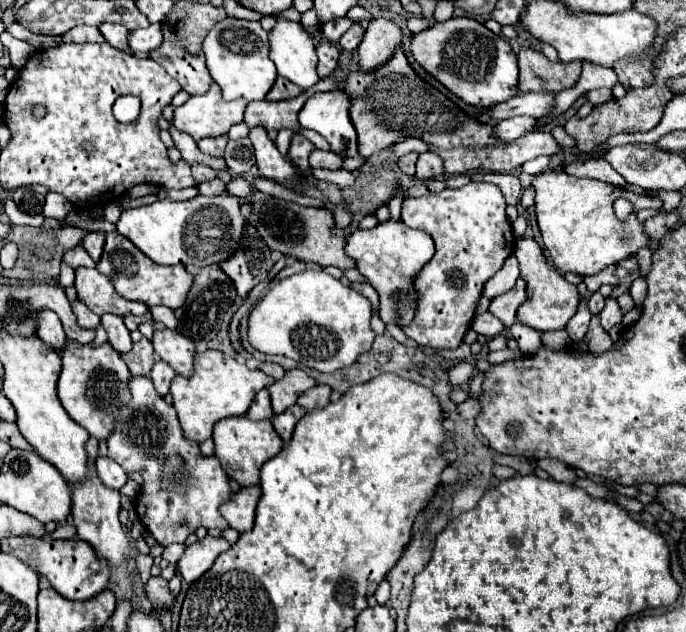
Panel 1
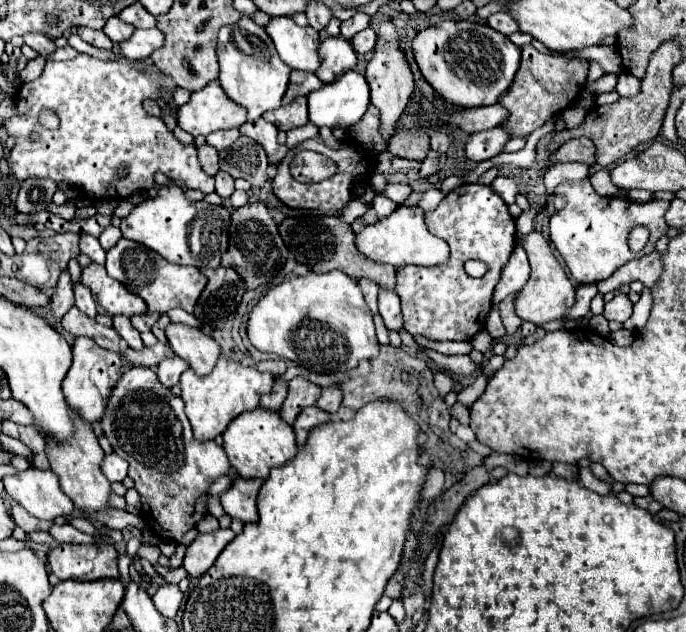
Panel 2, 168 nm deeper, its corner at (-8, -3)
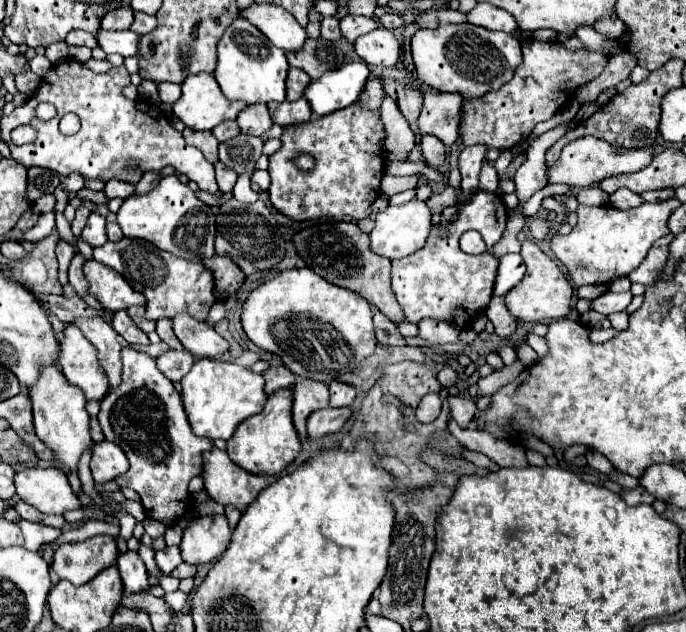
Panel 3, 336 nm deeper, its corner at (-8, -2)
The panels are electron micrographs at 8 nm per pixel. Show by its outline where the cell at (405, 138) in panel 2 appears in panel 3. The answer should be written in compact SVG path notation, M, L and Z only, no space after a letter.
M390 77L382 79L382 87L388 95L392 95L392 99L396 99L402 115L410 123L410 129L414 131L416 137L420 137L418 117L420 117L420 111L422 111L422 93L418 89L404 87L400 81L394 81Z

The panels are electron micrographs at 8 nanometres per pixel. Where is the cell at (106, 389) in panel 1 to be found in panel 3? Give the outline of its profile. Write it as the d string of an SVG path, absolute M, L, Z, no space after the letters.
M66 325L62 355L58 359L68 383L82 389L88 401L102 401L108 393L108 377L98 363L96 347L76 325Z

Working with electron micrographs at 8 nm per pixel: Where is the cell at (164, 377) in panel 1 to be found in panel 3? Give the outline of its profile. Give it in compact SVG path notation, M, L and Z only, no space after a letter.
M168 349L166 353L162 353L158 359L158 369L172 381L180 381L192 367L194 363L194 357L188 353L188 351L174 351L174 349Z

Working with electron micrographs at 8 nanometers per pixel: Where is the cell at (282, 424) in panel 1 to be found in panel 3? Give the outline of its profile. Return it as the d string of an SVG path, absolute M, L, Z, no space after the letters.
M326 407L326 409L312 411L310 417L308 417L308 421L306 421L308 437L316 439L316 437L328 435L328 433L336 433L336 431L340 431L342 425L346 423L346 419L350 417L350 413L352 413L350 407L340 407L340 409Z

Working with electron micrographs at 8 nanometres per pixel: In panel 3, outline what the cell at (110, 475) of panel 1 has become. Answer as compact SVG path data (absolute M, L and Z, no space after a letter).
M102 441L92 447L90 469L96 483L108 483L128 471L128 459L120 447Z

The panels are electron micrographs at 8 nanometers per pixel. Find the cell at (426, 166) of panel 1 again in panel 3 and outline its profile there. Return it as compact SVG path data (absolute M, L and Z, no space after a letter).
M422 135L422 155L430 167L440 169L446 161L446 147L440 139L432 135Z

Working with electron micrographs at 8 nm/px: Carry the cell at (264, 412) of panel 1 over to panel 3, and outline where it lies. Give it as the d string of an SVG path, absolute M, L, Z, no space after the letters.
M270 367L270 369L264 371L262 375L264 375L264 379L266 379L264 391L266 391L268 397L274 395L276 391L280 391L280 389L292 387L294 381L296 381L296 375L294 375L290 369L286 369L286 367Z

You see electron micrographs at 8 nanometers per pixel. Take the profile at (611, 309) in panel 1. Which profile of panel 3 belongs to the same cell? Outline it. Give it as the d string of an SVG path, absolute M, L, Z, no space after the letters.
M606 291L604 295L600 295L594 303L592 309L602 313L602 315L612 315L612 313L620 313L624 311L632 301L632 293L612 293Z

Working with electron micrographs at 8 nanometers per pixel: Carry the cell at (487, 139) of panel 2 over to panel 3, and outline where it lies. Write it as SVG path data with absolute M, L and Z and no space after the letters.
M472 145L472 147L464 147L464 151L460 153L458 167L462 173L462 191L478 189L478 175L486 151L488 151L486 145Z

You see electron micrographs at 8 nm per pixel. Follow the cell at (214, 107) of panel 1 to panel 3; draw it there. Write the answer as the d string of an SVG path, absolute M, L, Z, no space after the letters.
M200 73L182 83L182 97L174 103L174 115L190 129L210 131L222 121L236 119L244 107L244 103L224 97L214 75Z

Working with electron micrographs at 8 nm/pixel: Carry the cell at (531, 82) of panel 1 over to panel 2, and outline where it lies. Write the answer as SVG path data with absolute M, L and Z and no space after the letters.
M532 44L524 46L522 64L514 76L512 88L508 88L506 96L500 98L500 104L508 108L508 120L504 120L504 124L500 126L508 128L510 138L528 136L532 130L542 126L550 116L560 114L560 110L566 110L576 100L576 96L586 84L586 76L588 76L586 60L570 58L566 54L542 54Z

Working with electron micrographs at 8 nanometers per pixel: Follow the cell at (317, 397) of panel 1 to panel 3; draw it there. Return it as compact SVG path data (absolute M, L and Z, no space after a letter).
M332 381L330 385L330 407L348 407L356 399L356 389L352 385Z

